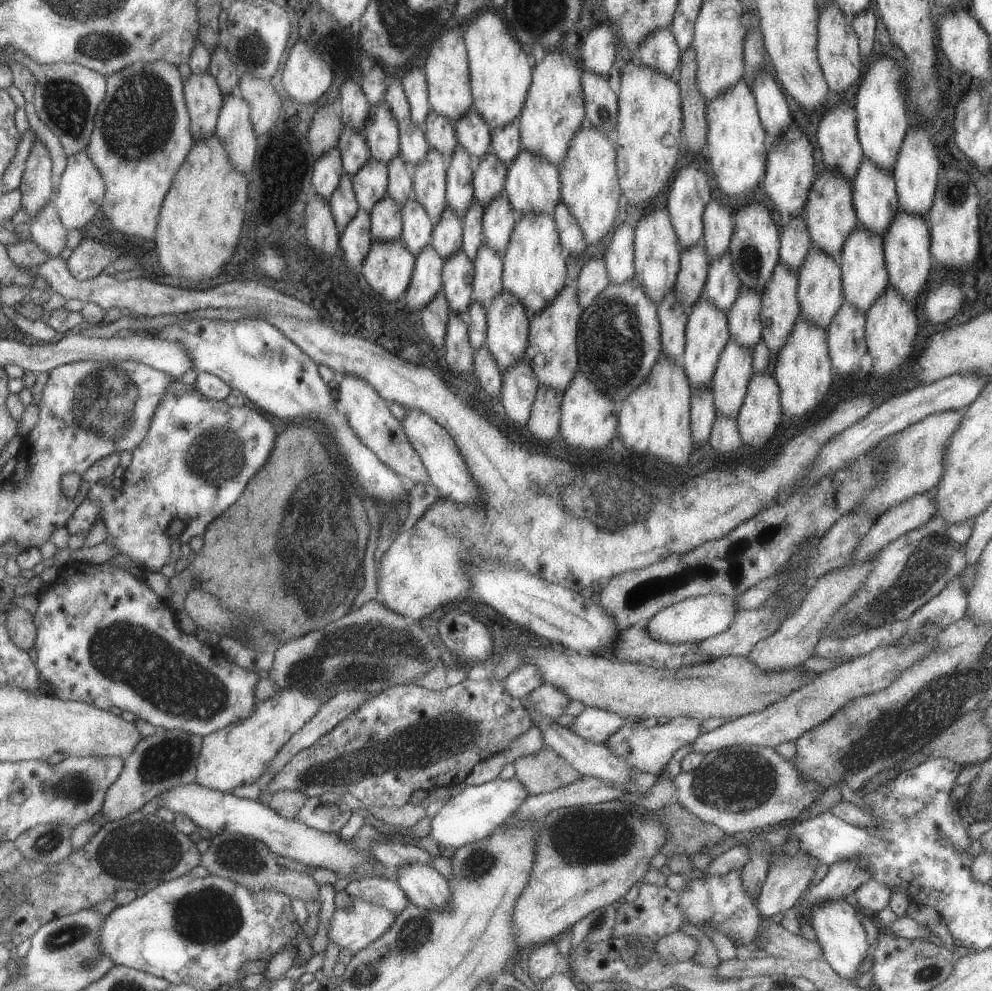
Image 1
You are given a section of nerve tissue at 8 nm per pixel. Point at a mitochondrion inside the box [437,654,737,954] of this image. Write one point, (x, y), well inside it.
(605, 836)

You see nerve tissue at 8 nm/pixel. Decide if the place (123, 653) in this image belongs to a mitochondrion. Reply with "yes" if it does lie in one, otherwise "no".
yes

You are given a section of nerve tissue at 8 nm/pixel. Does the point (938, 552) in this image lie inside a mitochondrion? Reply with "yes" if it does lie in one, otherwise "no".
yes

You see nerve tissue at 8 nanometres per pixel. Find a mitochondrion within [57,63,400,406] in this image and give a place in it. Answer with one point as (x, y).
(147, 95)

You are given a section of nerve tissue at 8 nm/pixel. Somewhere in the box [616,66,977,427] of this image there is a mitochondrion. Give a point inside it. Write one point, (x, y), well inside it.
(952, 191)

